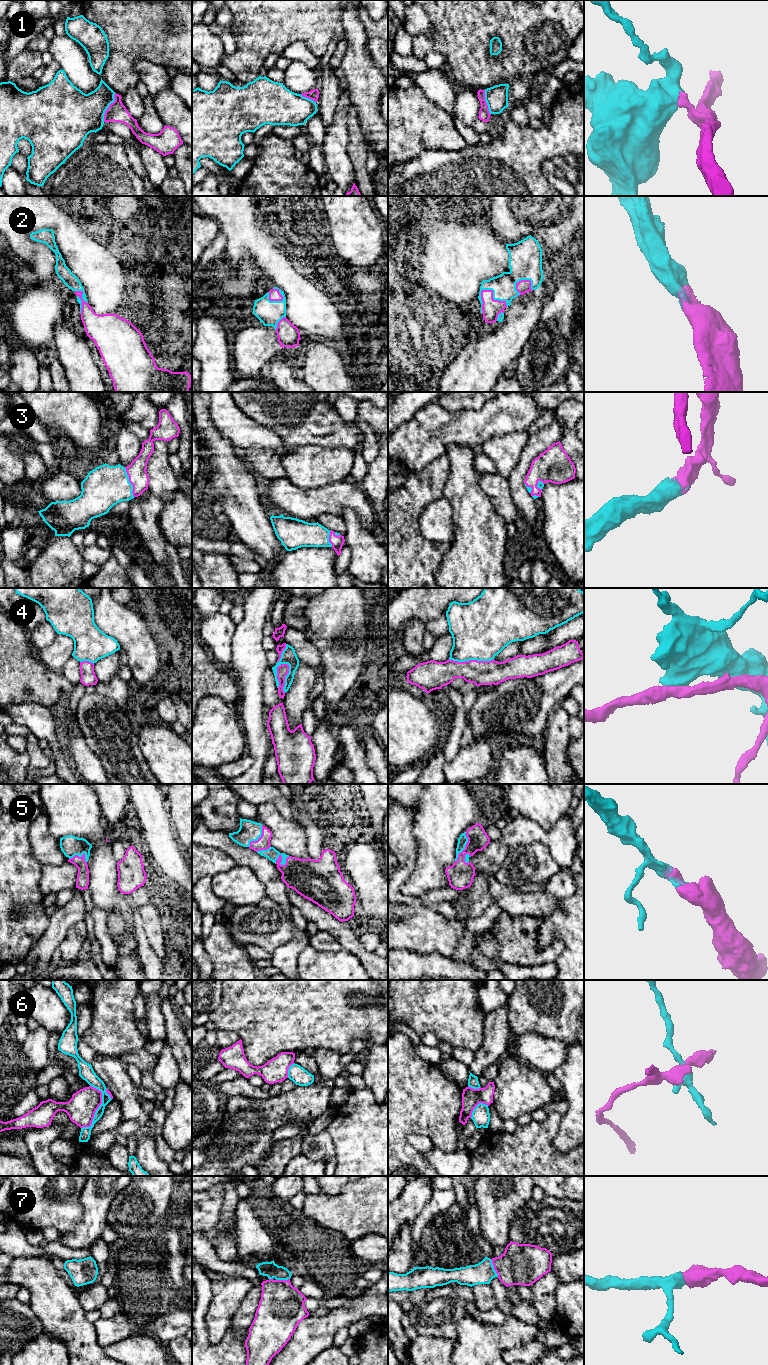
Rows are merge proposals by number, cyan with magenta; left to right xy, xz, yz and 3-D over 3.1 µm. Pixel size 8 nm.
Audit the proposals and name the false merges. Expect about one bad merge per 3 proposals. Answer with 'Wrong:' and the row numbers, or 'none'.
Wrong: 1, 4, 6

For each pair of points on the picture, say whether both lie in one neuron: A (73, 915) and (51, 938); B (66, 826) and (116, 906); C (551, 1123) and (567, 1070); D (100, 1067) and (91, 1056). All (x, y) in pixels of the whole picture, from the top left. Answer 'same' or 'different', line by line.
A: same
B: same
C: different
D: different

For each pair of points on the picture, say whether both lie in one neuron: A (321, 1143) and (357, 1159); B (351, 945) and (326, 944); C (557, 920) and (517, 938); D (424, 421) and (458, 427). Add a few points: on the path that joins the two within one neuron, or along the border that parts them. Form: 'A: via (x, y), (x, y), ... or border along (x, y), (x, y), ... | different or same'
A: border along (326, 1131), (331, 1138), (335, 1155) | different
B: border along (322, 930), (326, 930), (343, 948) | different
C: border along (542, 921), (539, 944), (560, 940) | different
D: via (432, 426), (450, 427) | same

